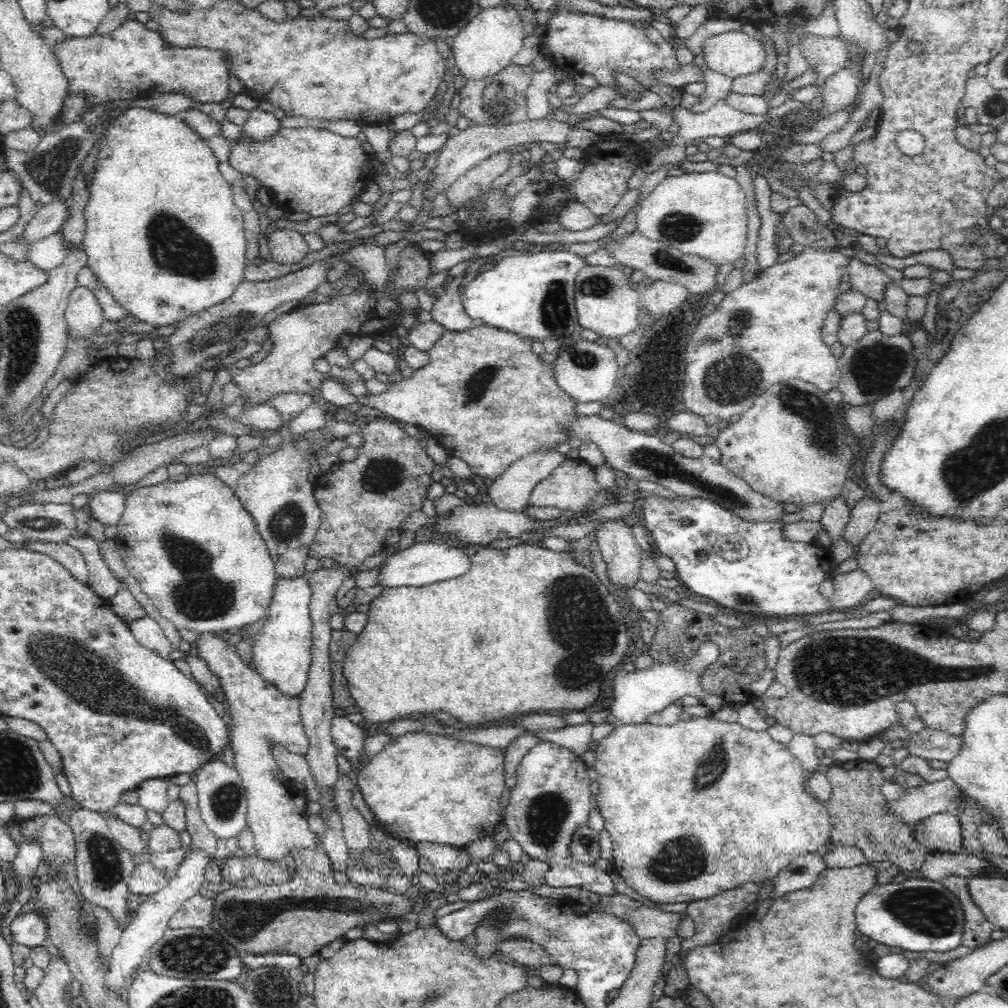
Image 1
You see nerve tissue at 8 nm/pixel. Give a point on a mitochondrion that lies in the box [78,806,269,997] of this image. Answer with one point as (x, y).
(203, 953)

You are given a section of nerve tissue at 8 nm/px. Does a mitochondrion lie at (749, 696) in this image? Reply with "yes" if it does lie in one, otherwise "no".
no

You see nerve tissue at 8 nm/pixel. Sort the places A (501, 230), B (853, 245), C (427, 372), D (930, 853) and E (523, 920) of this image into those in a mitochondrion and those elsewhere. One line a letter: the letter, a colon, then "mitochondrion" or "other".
A: other
B: other
C: other
D: other
E: mitochondrion

